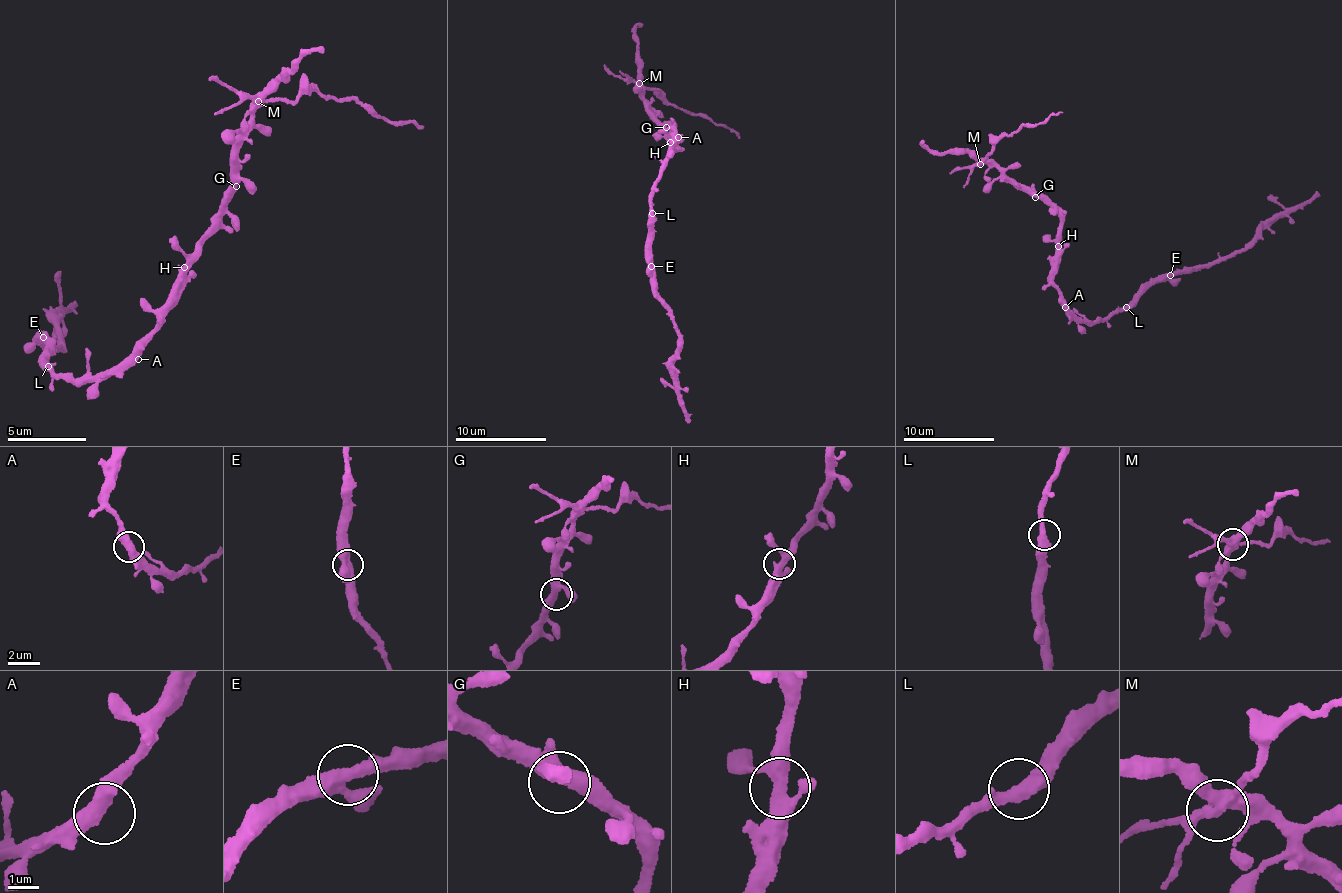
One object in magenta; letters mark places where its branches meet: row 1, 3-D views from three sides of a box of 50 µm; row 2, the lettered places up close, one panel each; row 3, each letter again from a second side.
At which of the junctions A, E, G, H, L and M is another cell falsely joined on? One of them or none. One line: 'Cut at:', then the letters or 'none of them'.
Cut at: M

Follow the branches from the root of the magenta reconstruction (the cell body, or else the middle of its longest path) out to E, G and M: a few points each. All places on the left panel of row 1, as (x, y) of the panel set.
E: (129, 355), (73, 384), (55, 380), (44, 366), (40, 353), (47, 347), (38, 342), (43, 337)
G: (129, 355), (132, 345), (166, 315), (166, 296), (180, 266), (191, 257), (200, 236), (210, 227), (236, 186)
M: (129, 355), (166, 315), (166, 296), (180, 266), (237, 185), (236, 154), (258, 103)

